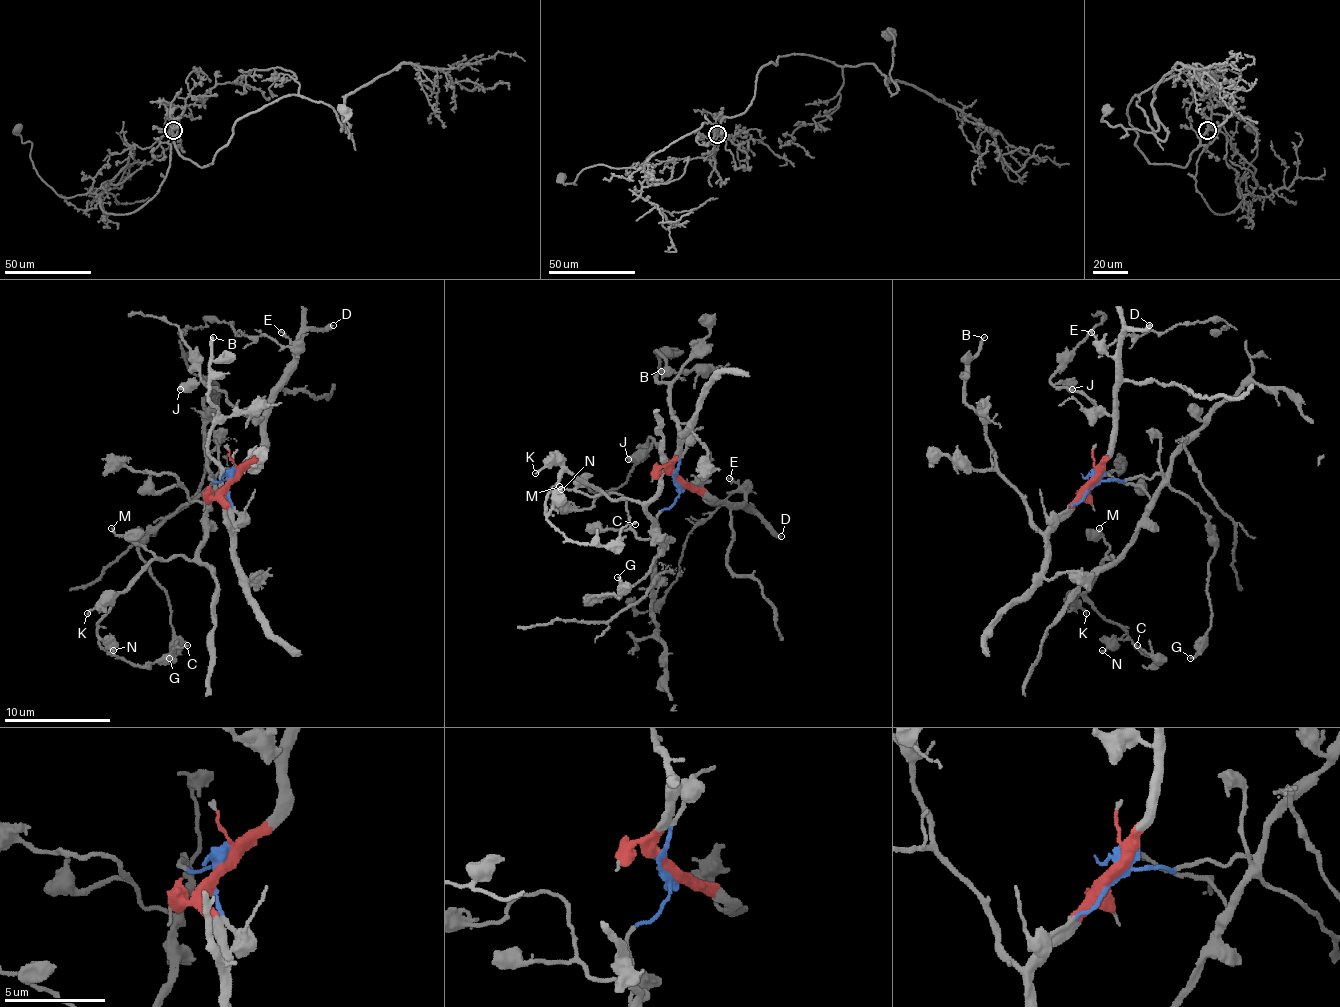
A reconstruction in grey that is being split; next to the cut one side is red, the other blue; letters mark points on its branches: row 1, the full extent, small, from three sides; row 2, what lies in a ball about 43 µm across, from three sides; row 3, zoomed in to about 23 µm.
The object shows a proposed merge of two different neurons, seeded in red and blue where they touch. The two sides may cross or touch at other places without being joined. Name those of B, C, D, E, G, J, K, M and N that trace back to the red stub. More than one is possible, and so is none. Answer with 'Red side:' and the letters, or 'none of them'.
Red side: B, D, E, J

